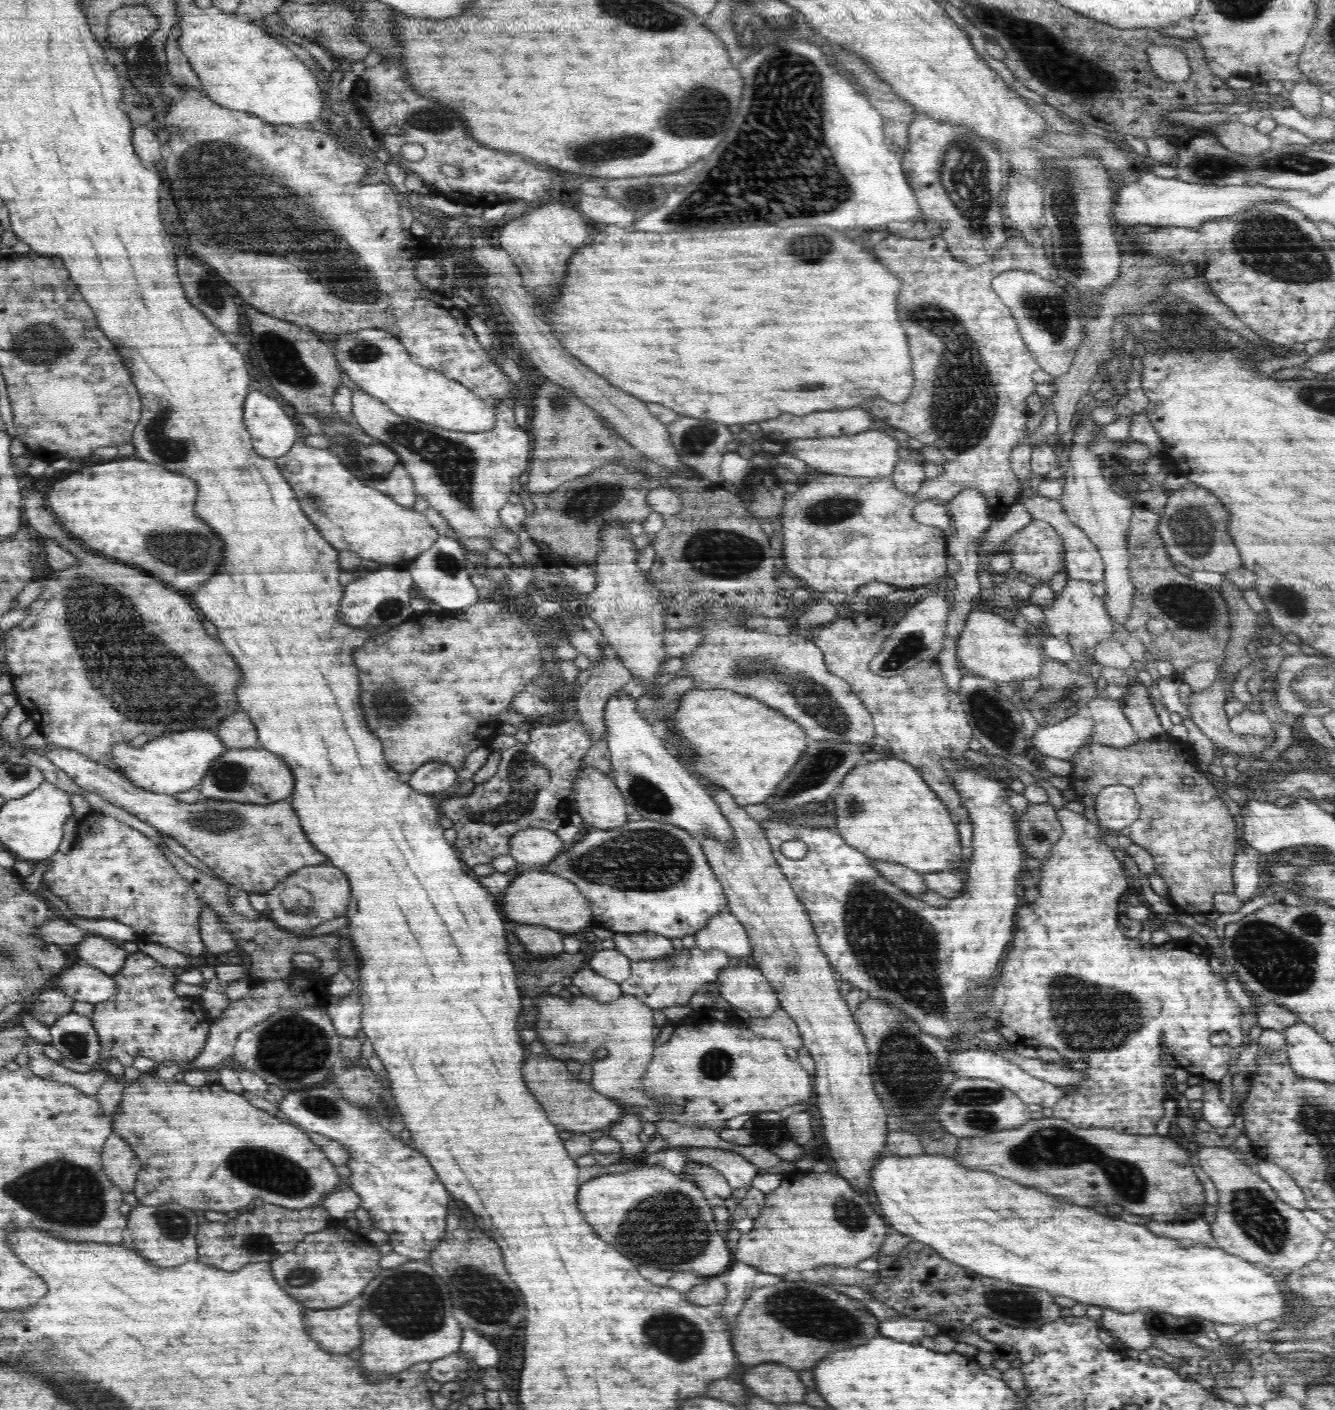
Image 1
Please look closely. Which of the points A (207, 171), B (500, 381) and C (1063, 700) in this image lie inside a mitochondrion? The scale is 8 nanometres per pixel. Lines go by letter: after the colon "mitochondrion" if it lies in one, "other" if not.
A: mitochondrion
B: other
C: mitochondrion

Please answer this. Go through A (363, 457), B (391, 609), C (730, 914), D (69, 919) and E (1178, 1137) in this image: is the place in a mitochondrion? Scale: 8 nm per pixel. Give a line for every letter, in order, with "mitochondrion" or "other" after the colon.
A: mitochondrion
B: mitochondrion
C: other
D: other
E: other

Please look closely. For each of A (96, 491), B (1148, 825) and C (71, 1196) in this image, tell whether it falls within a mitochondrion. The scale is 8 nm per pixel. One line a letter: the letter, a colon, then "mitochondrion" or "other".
A: other
B: mitochondrion
C: mitochondrion

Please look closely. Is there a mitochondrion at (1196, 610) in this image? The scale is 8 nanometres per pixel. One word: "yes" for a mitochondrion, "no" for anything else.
yes

